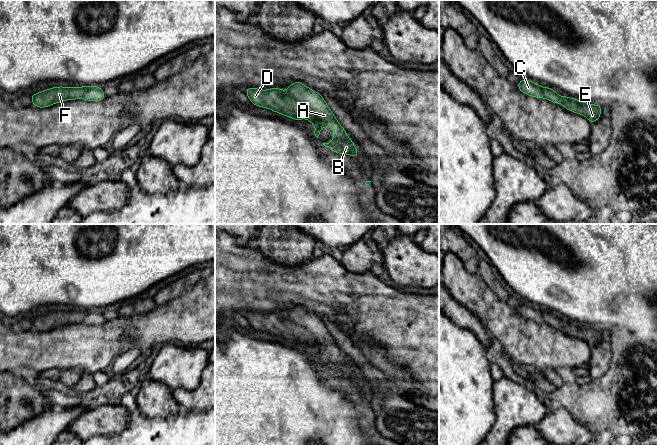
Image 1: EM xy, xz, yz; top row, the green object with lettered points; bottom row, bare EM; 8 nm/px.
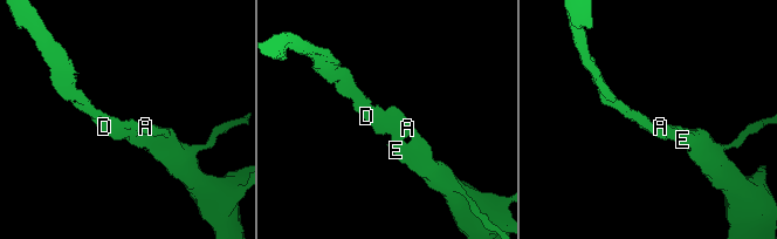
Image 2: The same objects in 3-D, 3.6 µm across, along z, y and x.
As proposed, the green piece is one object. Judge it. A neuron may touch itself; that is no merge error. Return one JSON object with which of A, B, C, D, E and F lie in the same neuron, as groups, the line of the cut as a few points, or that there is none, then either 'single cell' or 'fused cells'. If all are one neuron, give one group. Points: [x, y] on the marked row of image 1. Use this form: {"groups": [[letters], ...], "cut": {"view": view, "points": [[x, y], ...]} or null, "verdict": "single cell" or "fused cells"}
{"groups": [["A", "B", "C", "D", "E", "F"]], "cut": null, "verdict": "single cell"}

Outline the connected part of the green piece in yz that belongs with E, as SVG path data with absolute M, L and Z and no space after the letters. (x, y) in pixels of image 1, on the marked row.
M522 78L517 84L517 88L526 95L538 99L547 98L554 104L561 103L565 109L585 116L591 124L601 117L602 105L592 105L567 96L558 96L556 90L537 85L534 81Z

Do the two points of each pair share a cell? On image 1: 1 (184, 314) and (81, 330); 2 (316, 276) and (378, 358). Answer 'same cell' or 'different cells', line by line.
1: same cell
2: different cells

